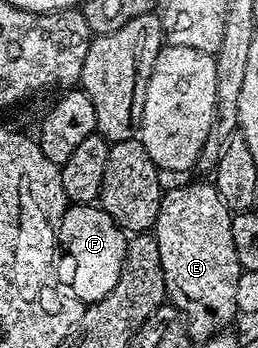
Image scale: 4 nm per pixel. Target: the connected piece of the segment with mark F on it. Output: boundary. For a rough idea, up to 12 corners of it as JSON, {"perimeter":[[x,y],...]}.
{"perimeter":[[71,204],[56,265],[83,303],[104,299],[126,261],[123,229]]}

